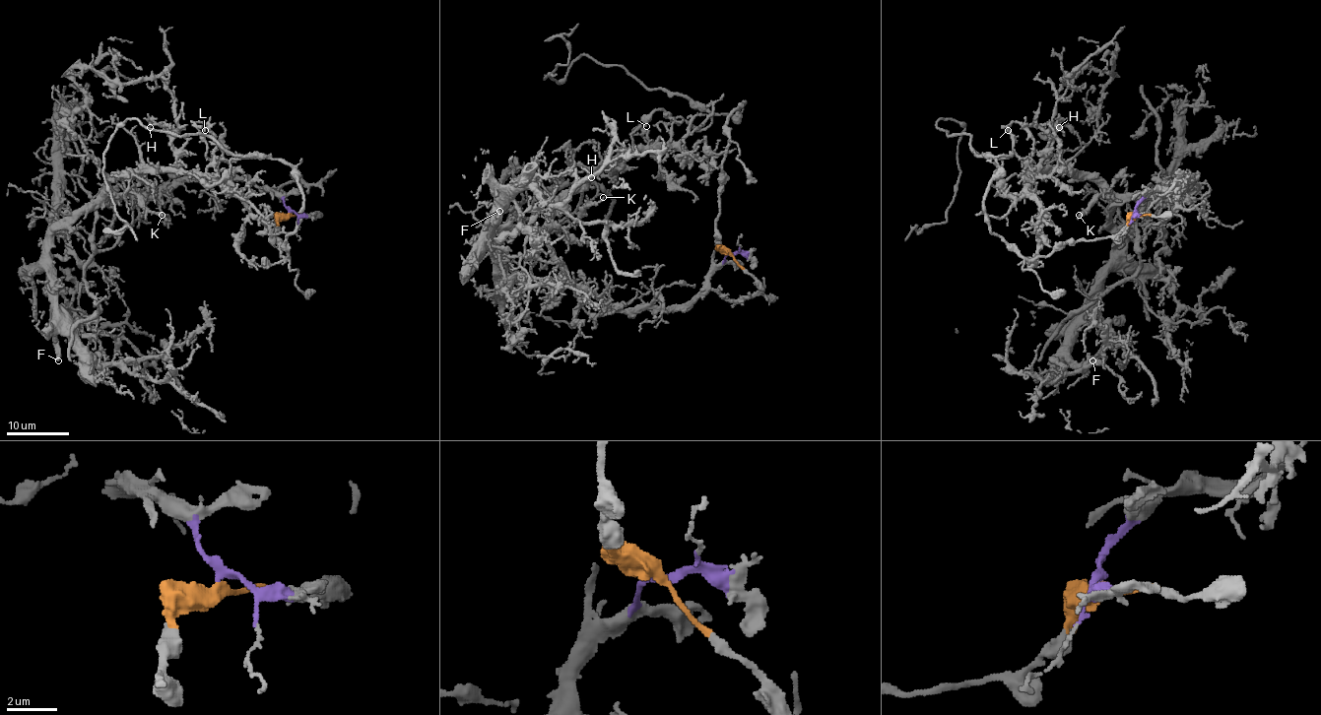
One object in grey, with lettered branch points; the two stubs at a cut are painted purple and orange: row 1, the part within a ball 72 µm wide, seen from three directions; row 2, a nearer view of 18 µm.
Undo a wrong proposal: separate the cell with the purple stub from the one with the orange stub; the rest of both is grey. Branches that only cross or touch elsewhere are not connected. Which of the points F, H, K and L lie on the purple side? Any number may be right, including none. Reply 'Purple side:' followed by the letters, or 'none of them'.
Purple side: F, H, K, L

